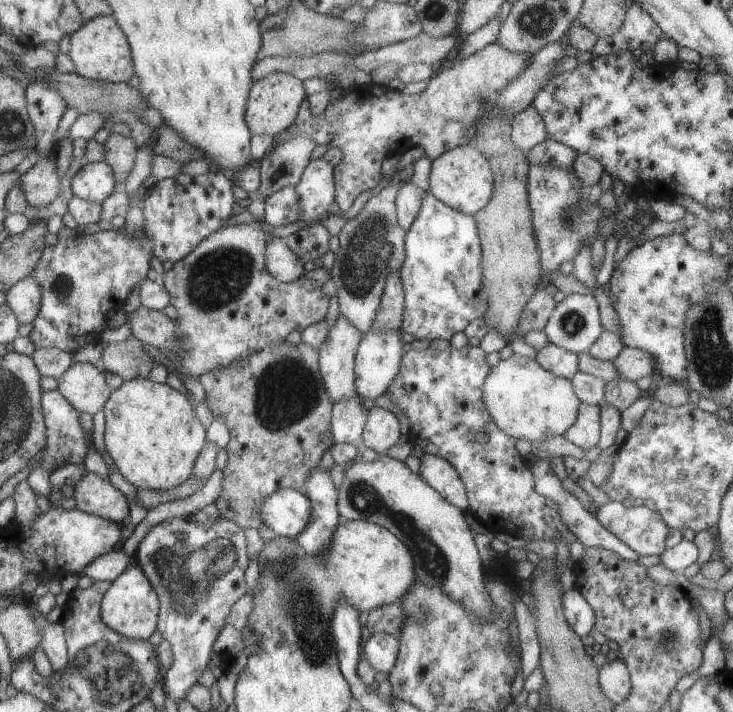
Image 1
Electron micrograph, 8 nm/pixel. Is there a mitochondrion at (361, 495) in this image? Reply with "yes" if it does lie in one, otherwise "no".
yes

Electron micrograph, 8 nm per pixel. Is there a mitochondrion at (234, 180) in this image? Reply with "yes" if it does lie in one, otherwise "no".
no

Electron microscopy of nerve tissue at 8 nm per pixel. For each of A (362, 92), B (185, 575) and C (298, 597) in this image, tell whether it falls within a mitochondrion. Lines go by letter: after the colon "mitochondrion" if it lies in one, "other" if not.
A: other
B: mitochondrion
C: mitochondrion

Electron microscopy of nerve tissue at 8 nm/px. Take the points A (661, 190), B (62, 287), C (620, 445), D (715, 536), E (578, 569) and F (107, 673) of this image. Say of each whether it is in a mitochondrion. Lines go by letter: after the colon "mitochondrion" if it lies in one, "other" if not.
A: other
B: mitochondrion
C: other
D: other
E: other
F: mitochondrion

